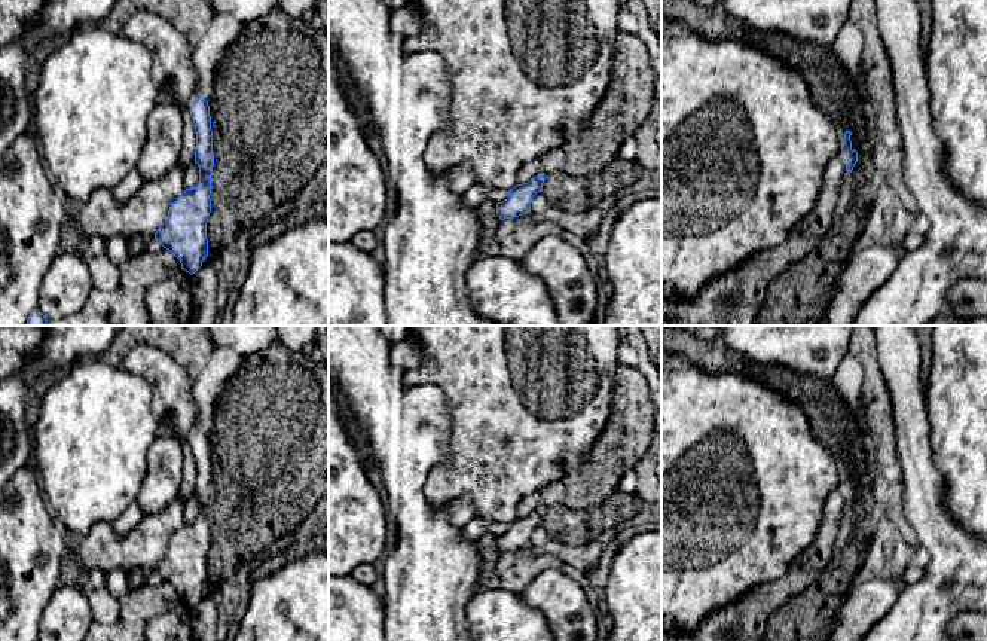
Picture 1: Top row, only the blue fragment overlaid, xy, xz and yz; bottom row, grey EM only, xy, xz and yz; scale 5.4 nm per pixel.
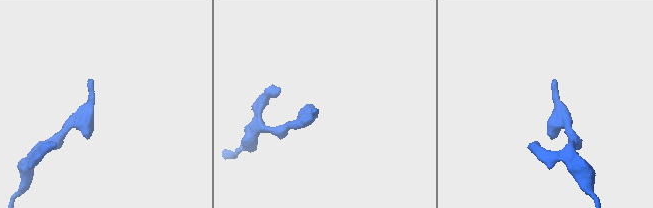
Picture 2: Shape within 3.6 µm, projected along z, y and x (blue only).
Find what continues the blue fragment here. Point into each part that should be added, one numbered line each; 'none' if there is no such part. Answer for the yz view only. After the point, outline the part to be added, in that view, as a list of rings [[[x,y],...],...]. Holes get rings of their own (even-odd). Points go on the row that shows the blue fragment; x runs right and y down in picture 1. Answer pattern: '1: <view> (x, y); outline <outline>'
none

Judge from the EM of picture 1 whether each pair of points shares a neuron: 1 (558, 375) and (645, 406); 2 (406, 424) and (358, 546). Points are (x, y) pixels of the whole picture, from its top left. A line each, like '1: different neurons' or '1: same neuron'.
1: different neurons
2: different neurons

